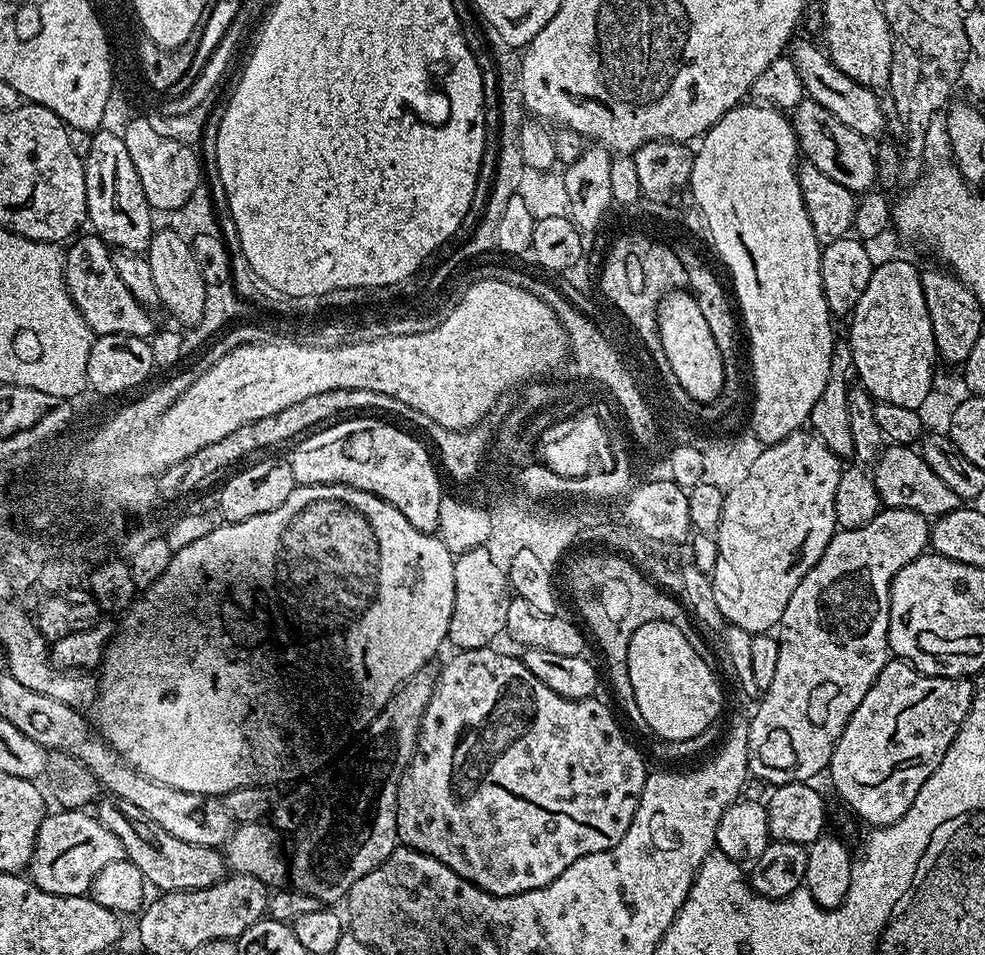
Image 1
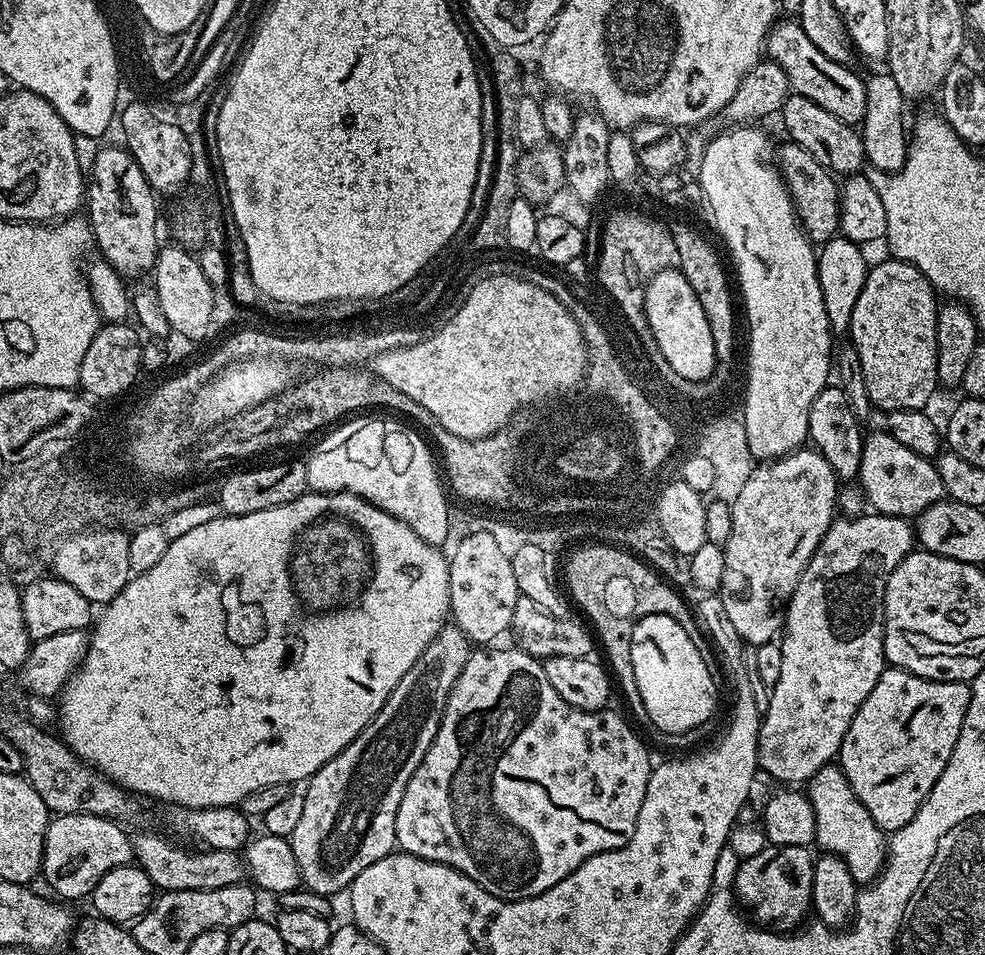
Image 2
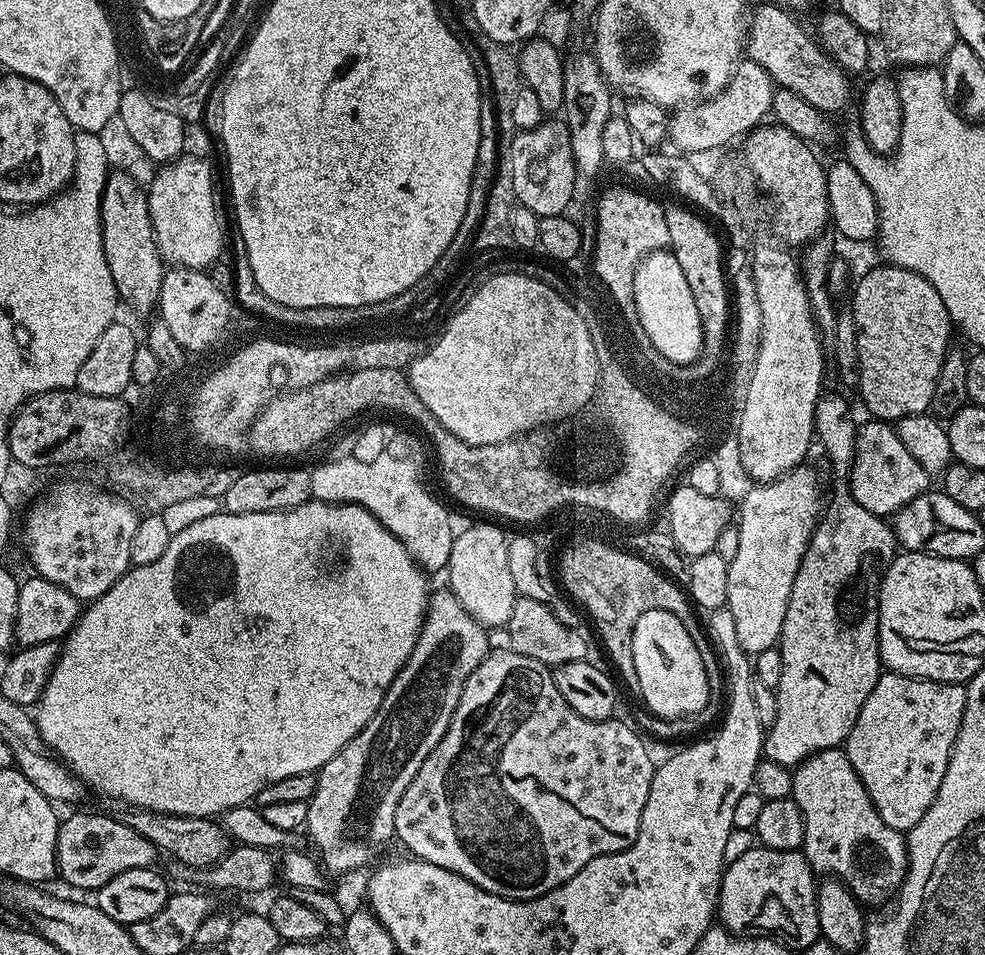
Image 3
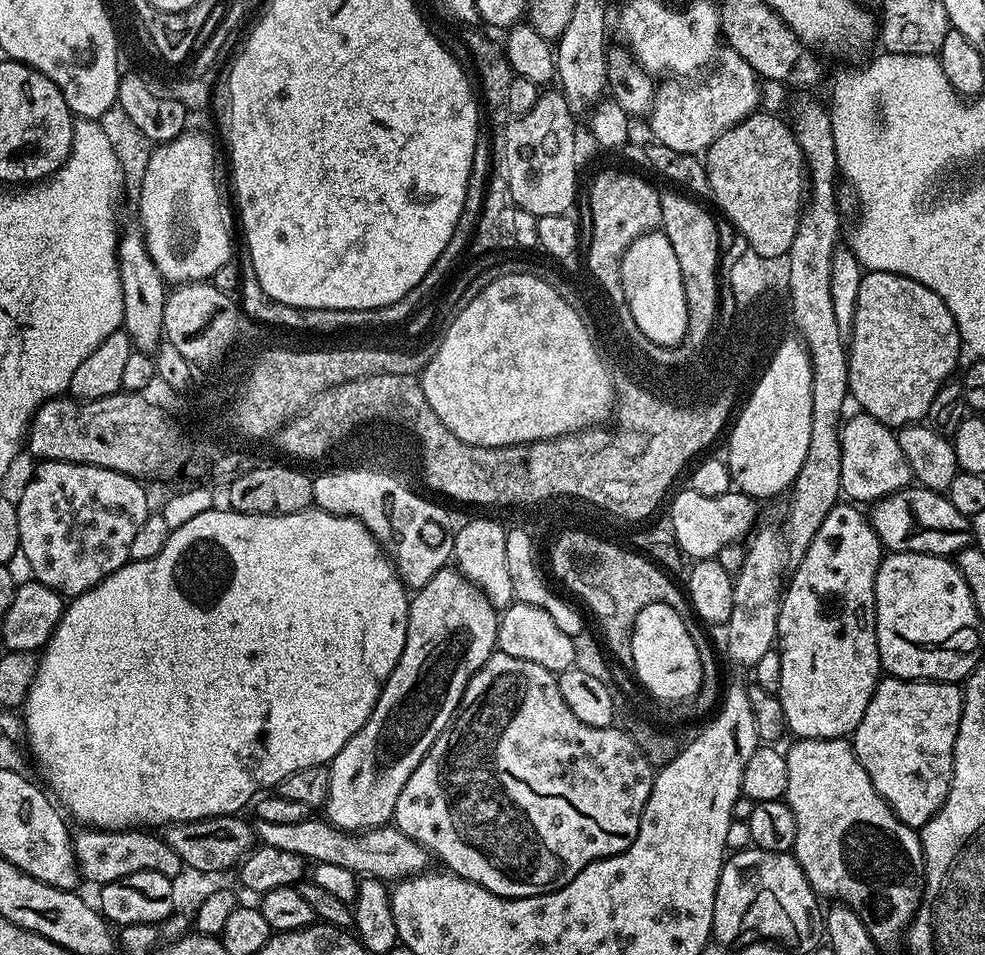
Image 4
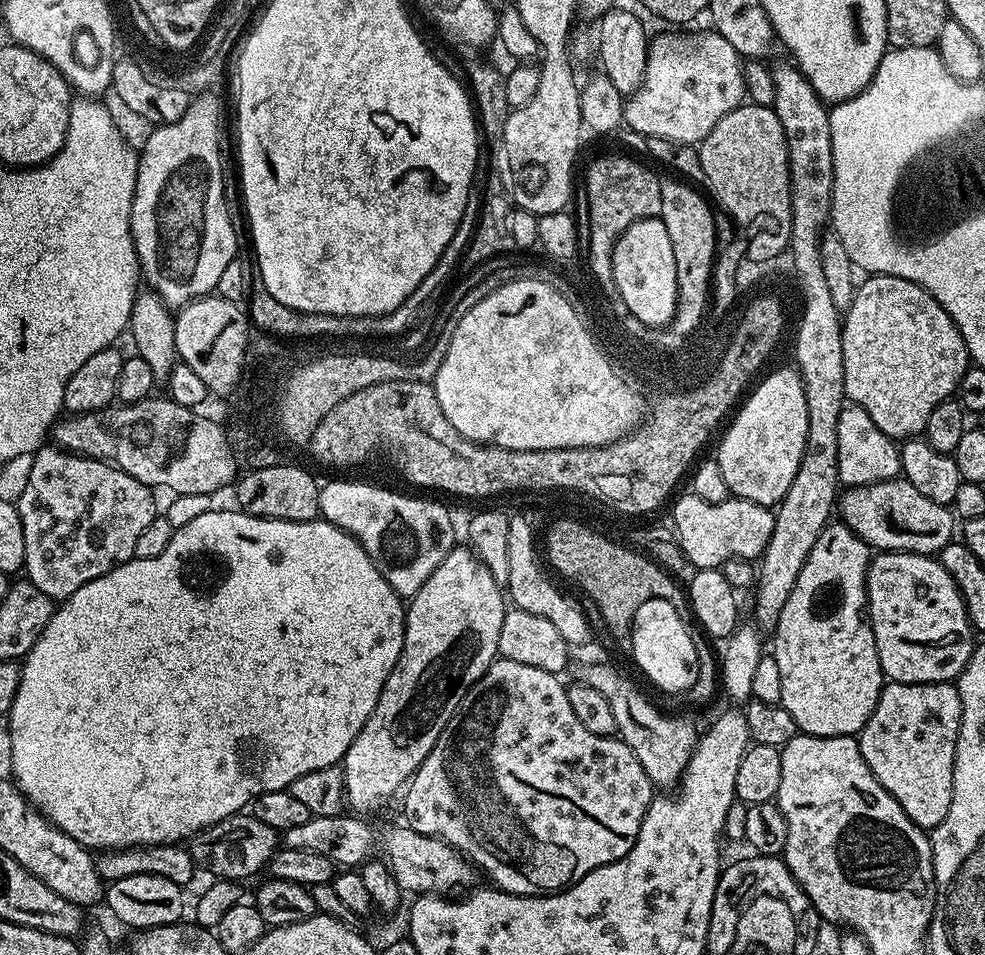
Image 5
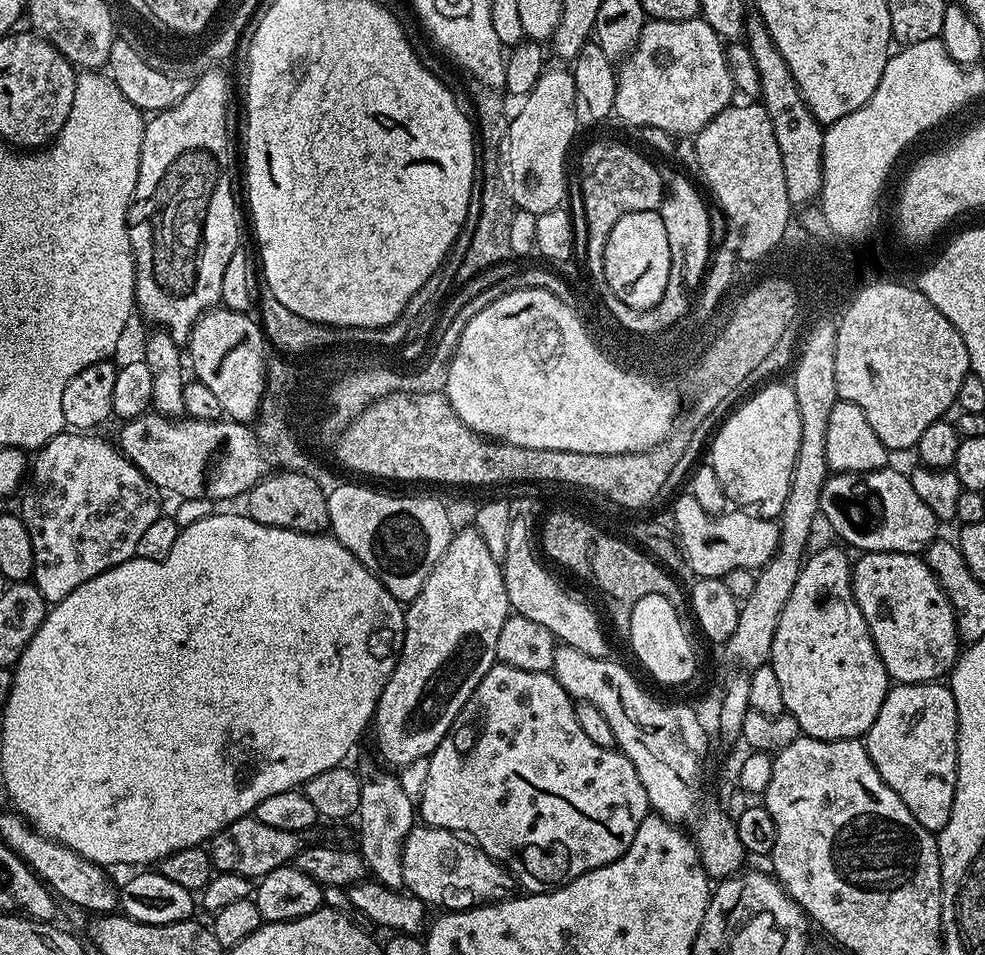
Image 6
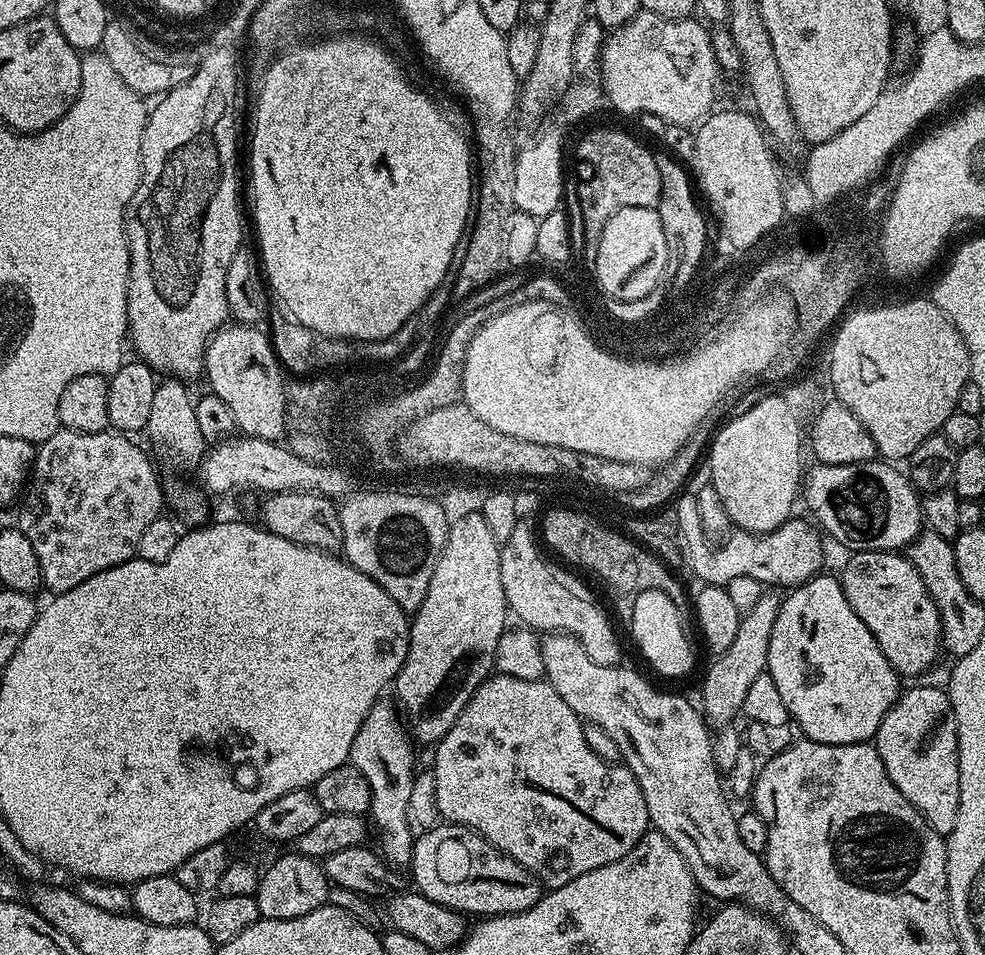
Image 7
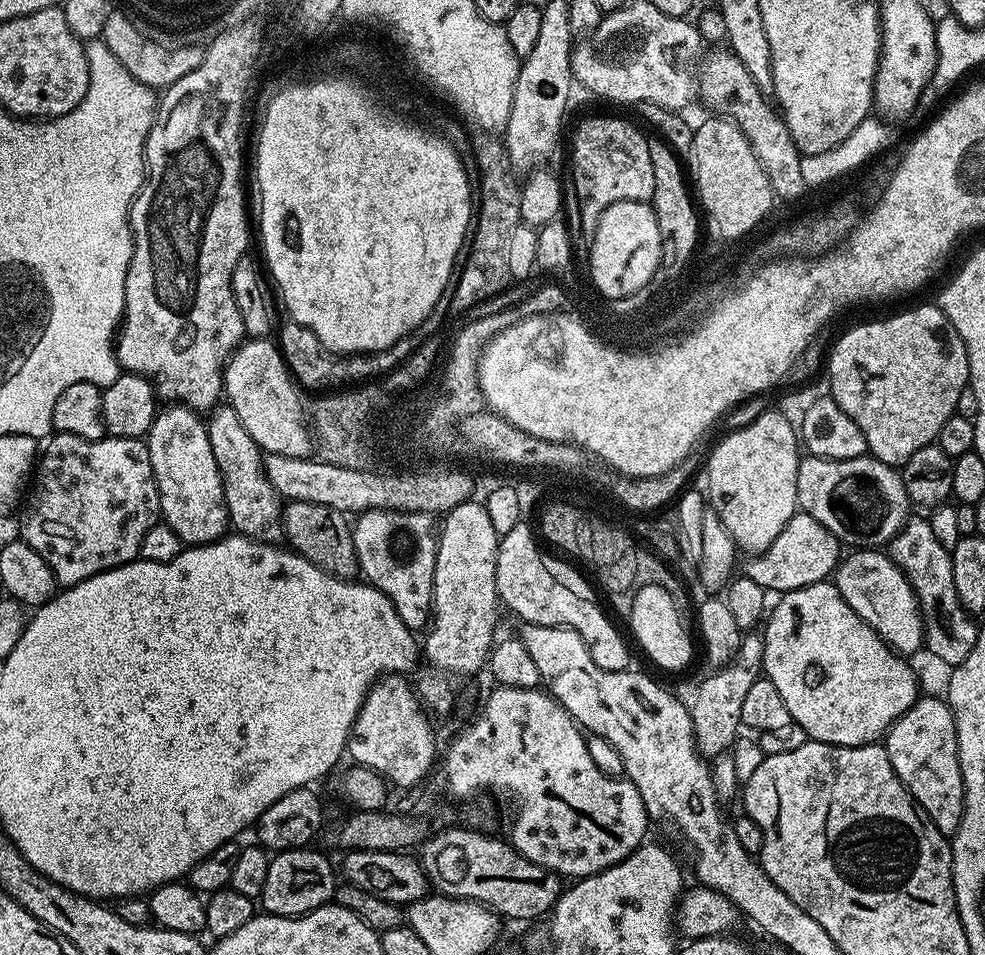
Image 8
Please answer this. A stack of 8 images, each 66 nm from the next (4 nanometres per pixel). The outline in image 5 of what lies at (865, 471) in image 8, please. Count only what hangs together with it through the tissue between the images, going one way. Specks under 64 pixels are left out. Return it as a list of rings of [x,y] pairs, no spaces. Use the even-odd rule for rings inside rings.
[[[903,478],[857,488],[845,487],[838,496],[838,516],[851,532],[868,544],[869,549],[880,552],[938,554],[953,543],[952,531],[958,528],[949,505],[930,502],[926,494],[918,494],[918,490]]]

